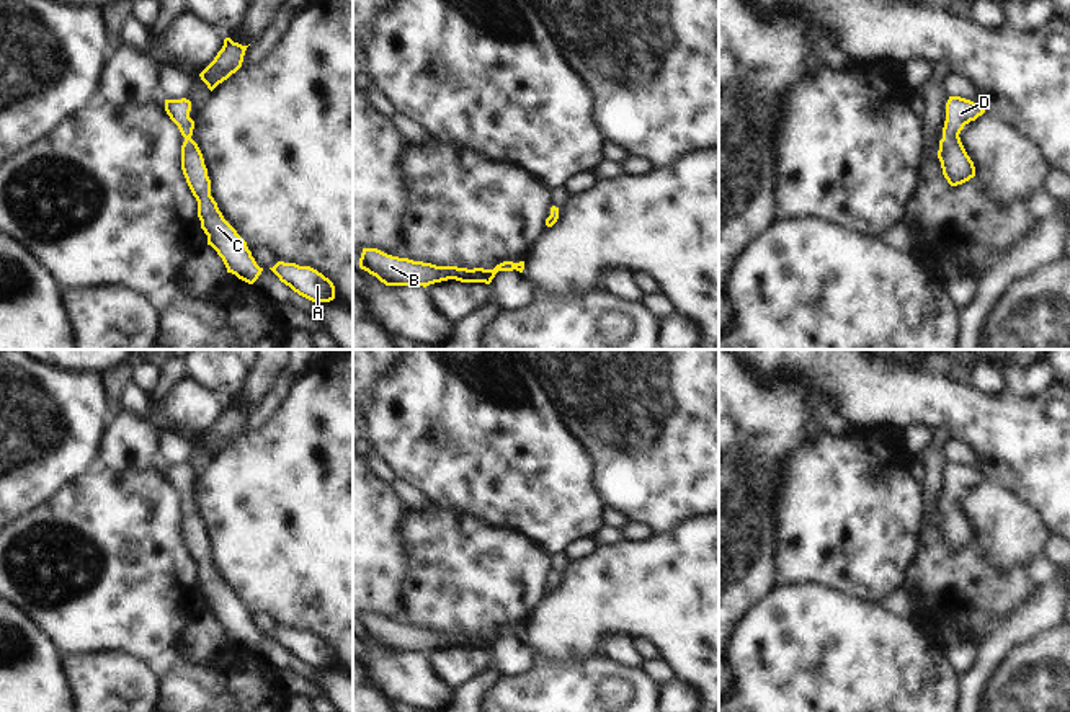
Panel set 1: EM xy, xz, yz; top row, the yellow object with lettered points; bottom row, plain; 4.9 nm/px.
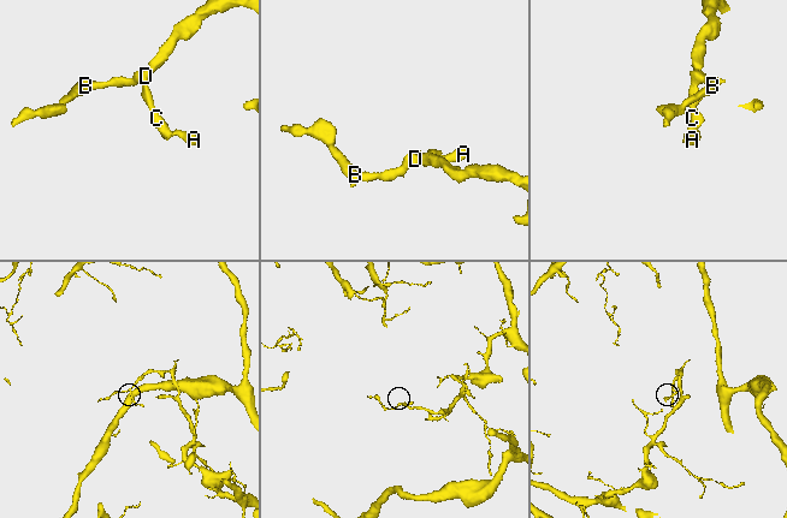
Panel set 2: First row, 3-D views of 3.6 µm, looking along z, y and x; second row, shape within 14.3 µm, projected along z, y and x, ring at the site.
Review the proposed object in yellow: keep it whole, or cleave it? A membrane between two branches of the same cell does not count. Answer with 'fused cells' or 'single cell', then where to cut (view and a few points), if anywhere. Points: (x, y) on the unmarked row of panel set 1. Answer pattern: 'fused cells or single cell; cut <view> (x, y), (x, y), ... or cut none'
single cell; cut none

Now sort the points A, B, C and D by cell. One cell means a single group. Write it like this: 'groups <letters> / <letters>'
groups A B C D

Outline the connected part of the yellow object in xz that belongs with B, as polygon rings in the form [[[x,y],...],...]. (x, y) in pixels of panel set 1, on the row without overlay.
[[[363,614],[359,634],[376,642],[386,652],[430,652],[435,648],[456,645],[461,648],[485,648],[490,650],[498,637],[519,637],[524,635],[524,627],[513,629],[503,627],[493,635],[484,634],[457,634],[457,632],[436,632],[431,629],[413,627],[387,621],[377,614]]]

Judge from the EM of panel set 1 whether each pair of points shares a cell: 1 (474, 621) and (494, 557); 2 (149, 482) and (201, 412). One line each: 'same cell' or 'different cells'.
1: same cell
2: different cells

